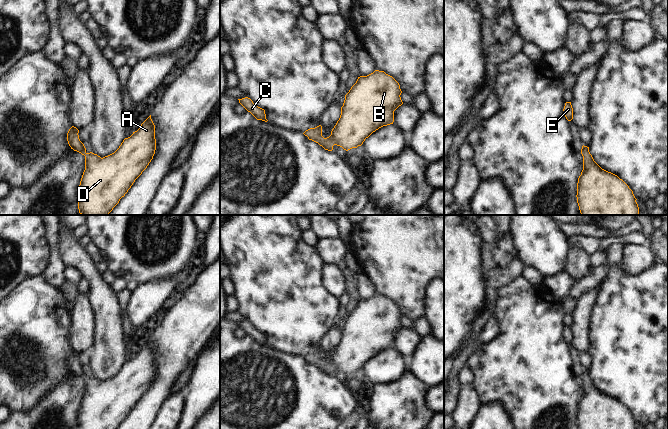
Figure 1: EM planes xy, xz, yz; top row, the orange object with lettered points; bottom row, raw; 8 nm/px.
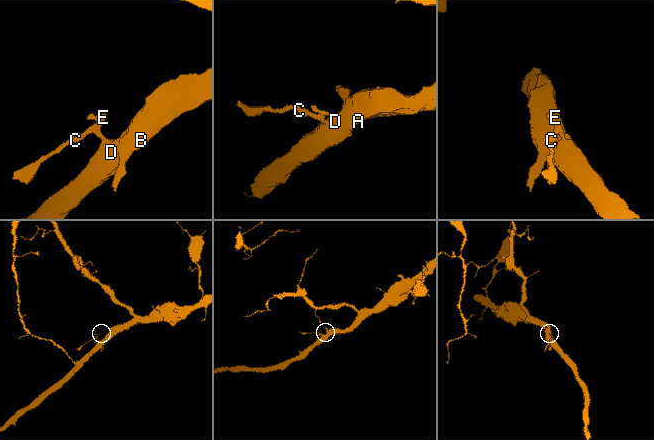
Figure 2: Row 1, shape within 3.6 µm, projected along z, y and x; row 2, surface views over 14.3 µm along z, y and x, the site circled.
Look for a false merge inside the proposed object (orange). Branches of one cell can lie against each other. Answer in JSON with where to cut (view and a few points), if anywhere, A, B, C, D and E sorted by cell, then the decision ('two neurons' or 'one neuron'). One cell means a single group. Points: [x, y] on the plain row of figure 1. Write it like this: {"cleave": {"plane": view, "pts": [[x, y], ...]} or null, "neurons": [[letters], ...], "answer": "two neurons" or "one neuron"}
{"cleave": null, "neurons": [["A", "B", "C", "D", "E"]], "answer": "one neuron"}

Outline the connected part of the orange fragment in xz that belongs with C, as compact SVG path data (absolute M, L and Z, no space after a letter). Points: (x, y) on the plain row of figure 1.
M242 322L242 323L238 323L239 327L248 335L250 336L257 344L262 344L267 346L268 344L266 343L266 338L265 338L265 334L258 331L257 329L255 329L253 327L253 325L248 322Z

